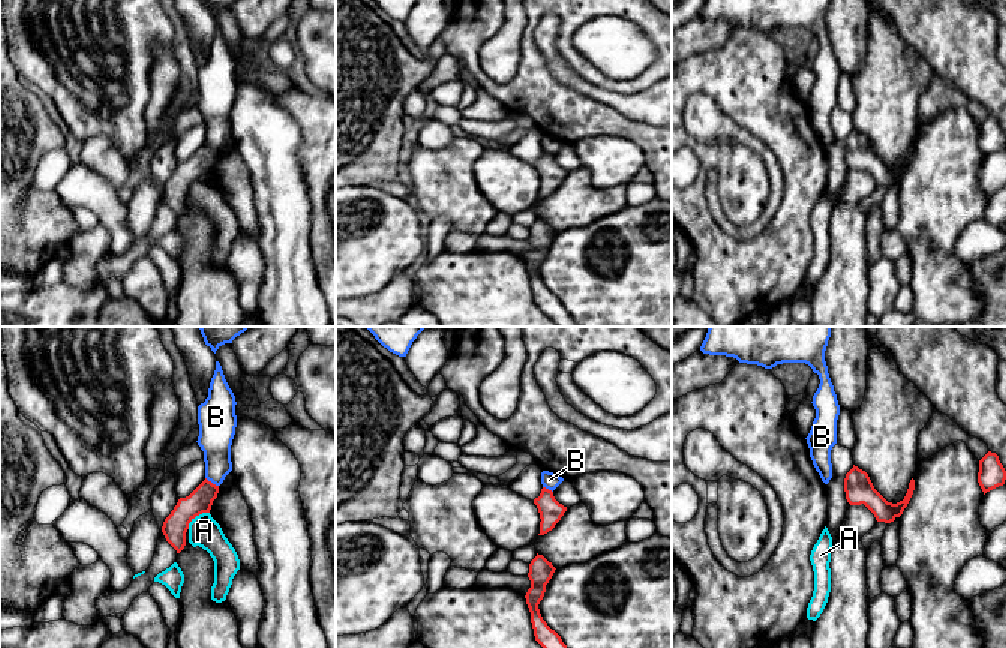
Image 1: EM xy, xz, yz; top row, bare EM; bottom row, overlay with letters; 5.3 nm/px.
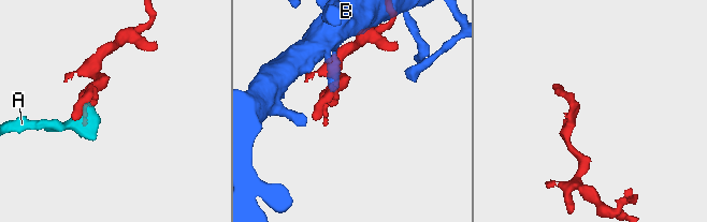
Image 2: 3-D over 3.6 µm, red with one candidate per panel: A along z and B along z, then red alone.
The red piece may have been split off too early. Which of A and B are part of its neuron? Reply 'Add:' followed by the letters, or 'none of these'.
Add: none of these

